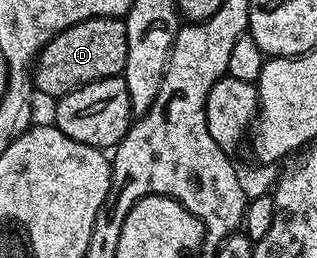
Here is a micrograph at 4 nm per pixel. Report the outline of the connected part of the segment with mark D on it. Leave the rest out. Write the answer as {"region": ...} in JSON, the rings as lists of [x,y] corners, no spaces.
{"region":[[[99,17],[79,21],[55,36],[40,55],[33,68],[33,86],[52,97],[71,93],[91,81],[120,76],[127,65],[127,29],[124,18]]]}

